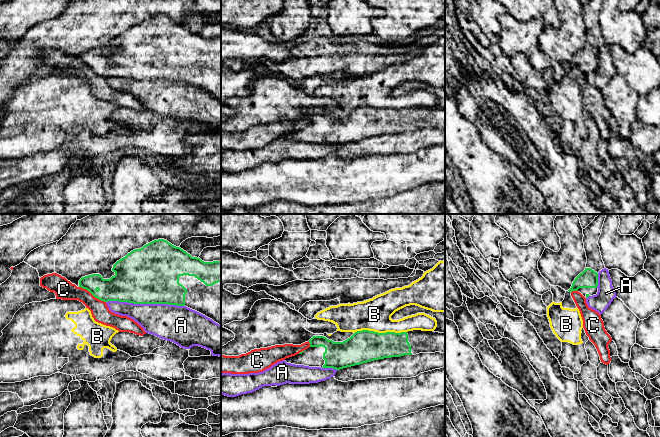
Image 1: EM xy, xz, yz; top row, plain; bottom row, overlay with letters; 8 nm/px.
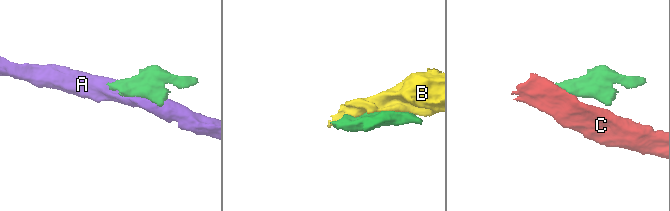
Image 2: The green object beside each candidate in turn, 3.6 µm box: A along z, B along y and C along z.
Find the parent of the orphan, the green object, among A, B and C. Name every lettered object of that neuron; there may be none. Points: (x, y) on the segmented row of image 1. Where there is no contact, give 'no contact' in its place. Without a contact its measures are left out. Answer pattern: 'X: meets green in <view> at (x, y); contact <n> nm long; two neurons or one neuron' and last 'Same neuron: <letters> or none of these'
A: meets green in xy at (145, 303); contact 650 nm long; two neurons
B: meets green in xz at (380, 333); contact 420 nm long; two neurons
C: meets green in xy at (92, 294); contact 260 nm long; two neurons
Same neuron: none of these

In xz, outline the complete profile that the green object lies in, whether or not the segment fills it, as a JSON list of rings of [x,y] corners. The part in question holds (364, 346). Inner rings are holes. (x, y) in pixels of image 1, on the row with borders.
[[[362,330],[343,342],[313,336],[309,343],[309,348],[285,361],[295,365],[340,370],[384,358],[445,353],[445,333],[422,330],[401,333]]]

